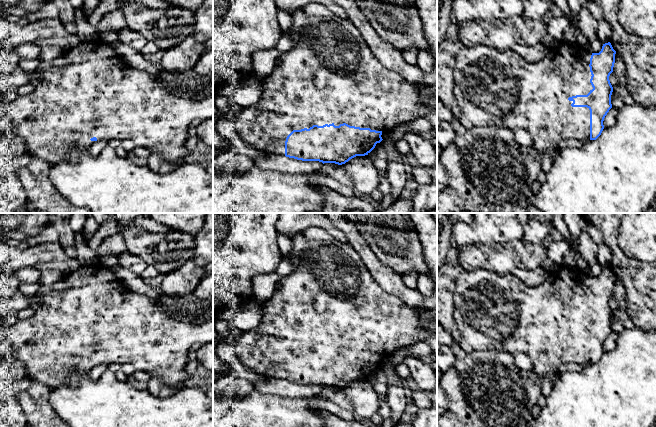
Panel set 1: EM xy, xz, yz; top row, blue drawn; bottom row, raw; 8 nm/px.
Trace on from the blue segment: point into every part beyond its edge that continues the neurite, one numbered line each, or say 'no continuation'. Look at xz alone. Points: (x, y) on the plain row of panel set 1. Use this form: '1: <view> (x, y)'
1: xz (330, 299)

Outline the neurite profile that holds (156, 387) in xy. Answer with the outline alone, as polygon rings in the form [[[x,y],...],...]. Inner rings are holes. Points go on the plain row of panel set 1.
[[[152,377],[148,382],[148,391],[156,397],[166,398],[173,395],[177,390],[179,390],[184,385],[179,385],[177,387],[171,387],[165,384],[162,380]]]

